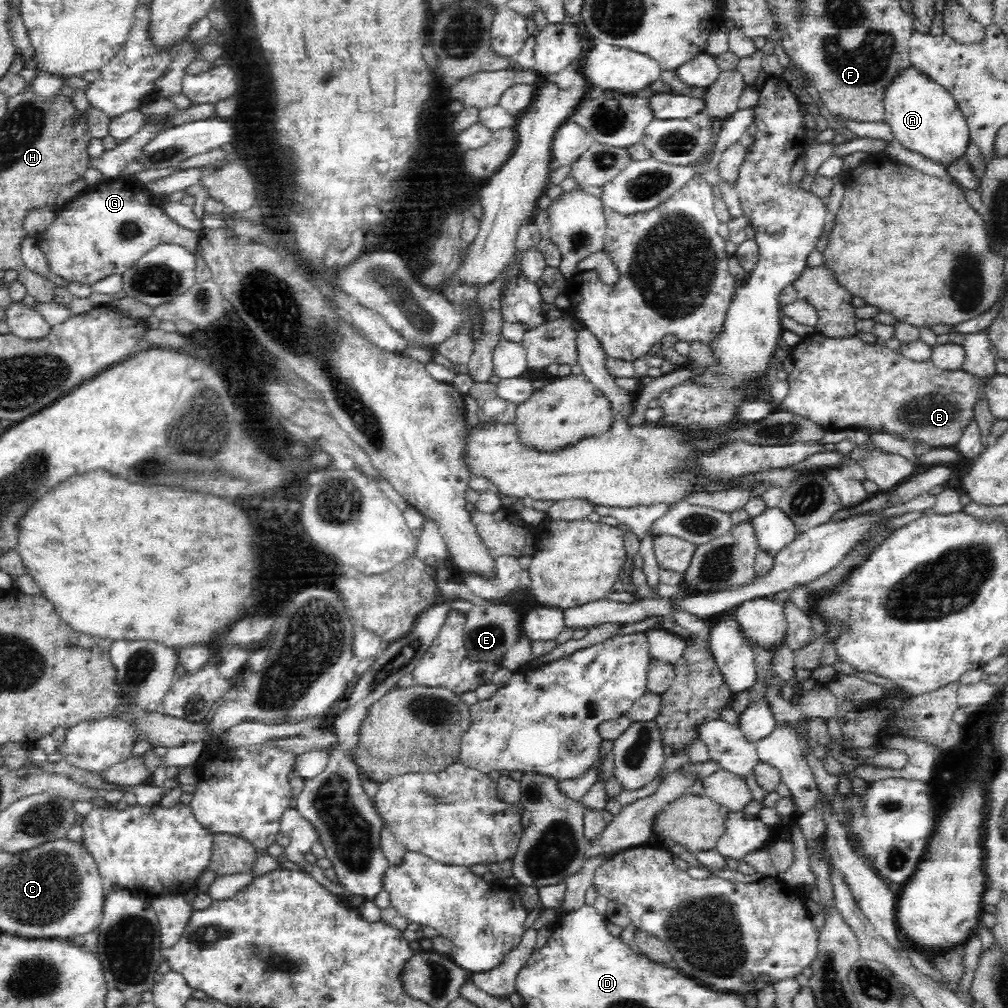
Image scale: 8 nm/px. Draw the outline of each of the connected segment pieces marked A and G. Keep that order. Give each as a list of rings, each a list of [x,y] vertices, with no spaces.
[[[912,65],[908,70],[900,72],[898,78],[888,86],[884,92],[883,105],[885,110],[884,121],[890,125],[893,136],[905,150],[926,158],[926,161],[942,165],[946,170],[967,156],[971,142],[969,126],[957,107],[954,97],[945,88],[929,80],[925,74],[916,70]]]
[[[121,177],[115,180],[104,180],[95,185],[87,185],[74,202],[56,214],[52,224],[37,237],[38,246],[46,255],[53,274],[66,282],[81,282],[90,286],[114,274],[122,274],[132,268],[140,257],[152,250],[157,244],[177,244],[189,253],[198,250],[201,232],[186,229],[170,220],[162,207],[150,202],[143,186],[137,180]]]

